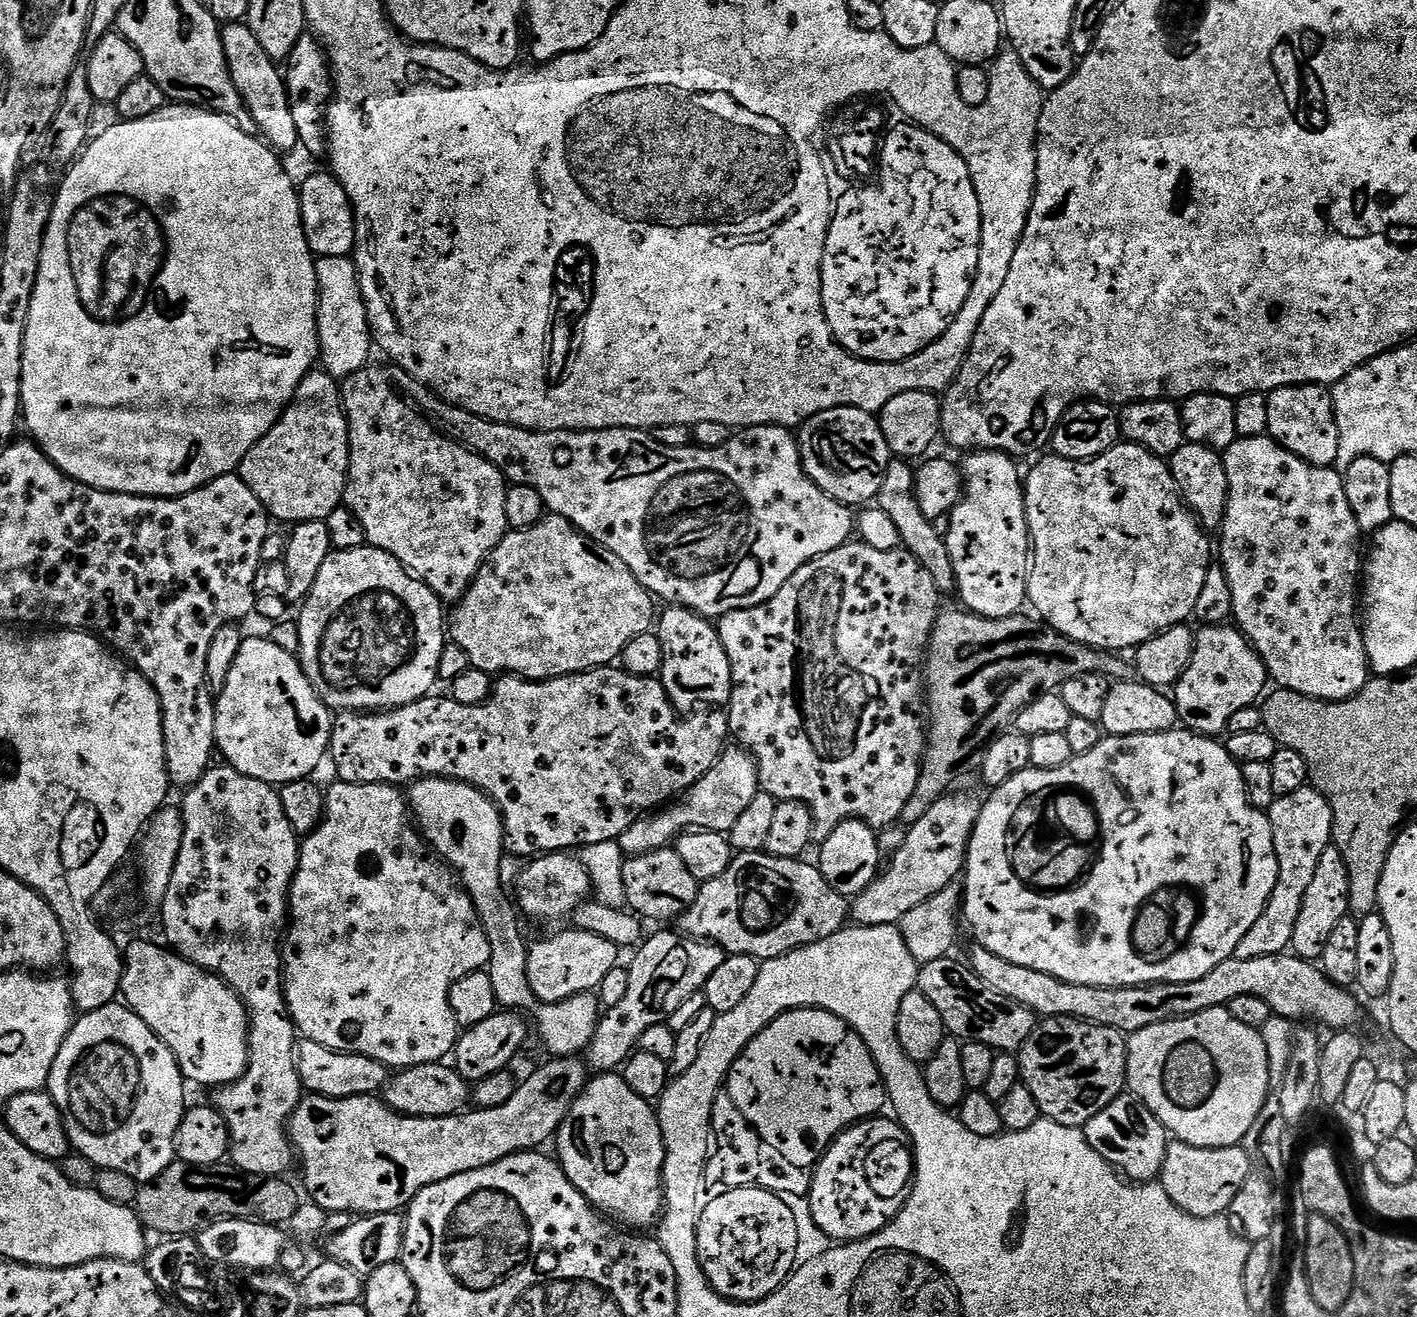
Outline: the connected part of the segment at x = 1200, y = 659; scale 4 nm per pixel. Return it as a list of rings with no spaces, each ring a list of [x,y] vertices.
[[[1228,624],[1201,627],[1196,632],[1190,666],[1186,666],[1182,678],[1174,686],[1179,723],[1200,736],[1219,737],[1219,732],[1227,729],[1230,718],[1234,718],[1238,710],[1253,707],[1265,695],[1267,684],[1270,684],[1270,677],[1266,666],[1239,628]]]

